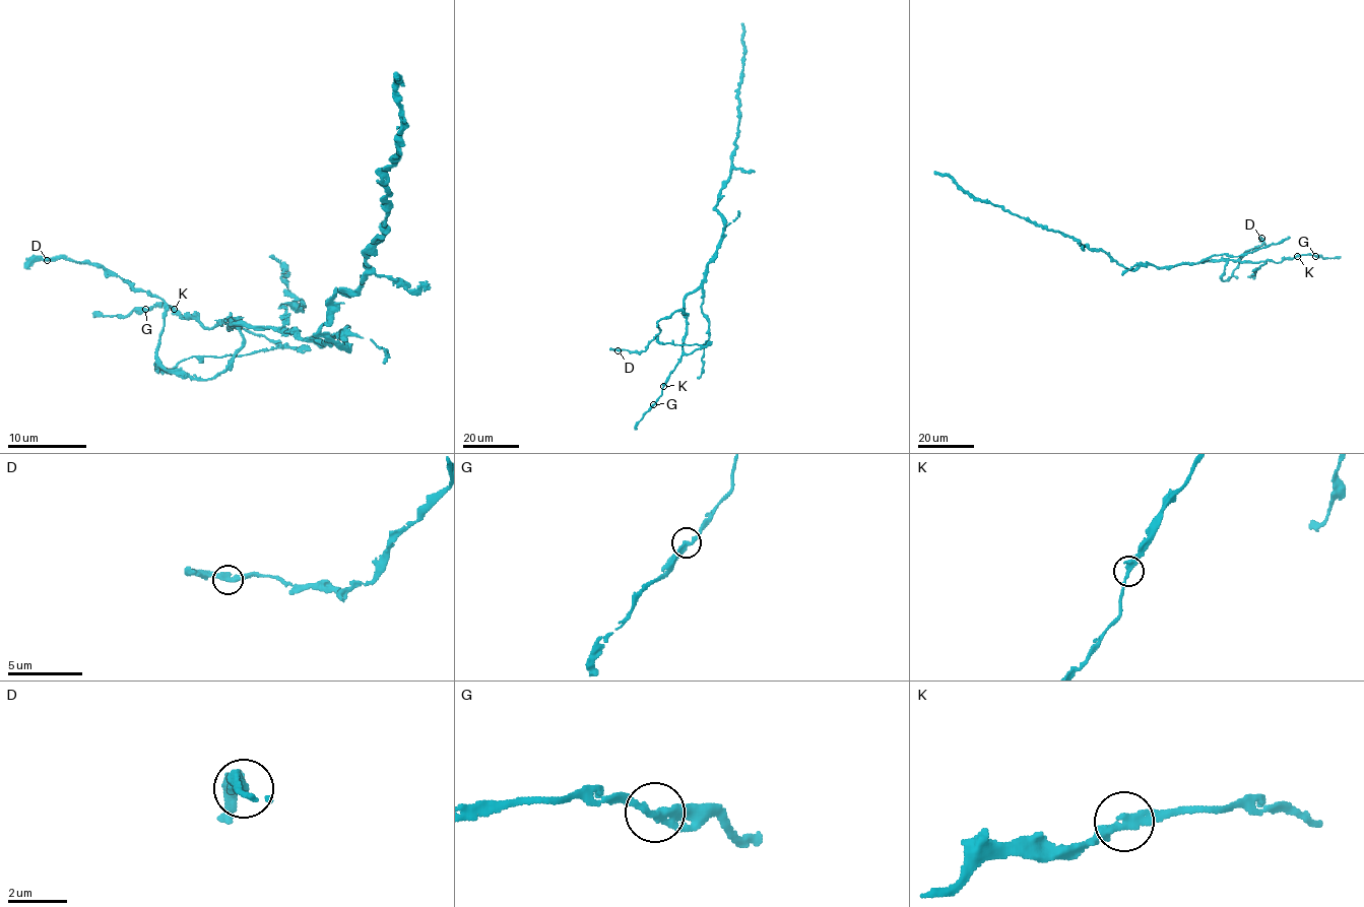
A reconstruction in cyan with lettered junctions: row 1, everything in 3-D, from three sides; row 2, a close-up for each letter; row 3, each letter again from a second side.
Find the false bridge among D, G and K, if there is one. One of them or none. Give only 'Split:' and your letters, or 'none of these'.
Split: none of these

